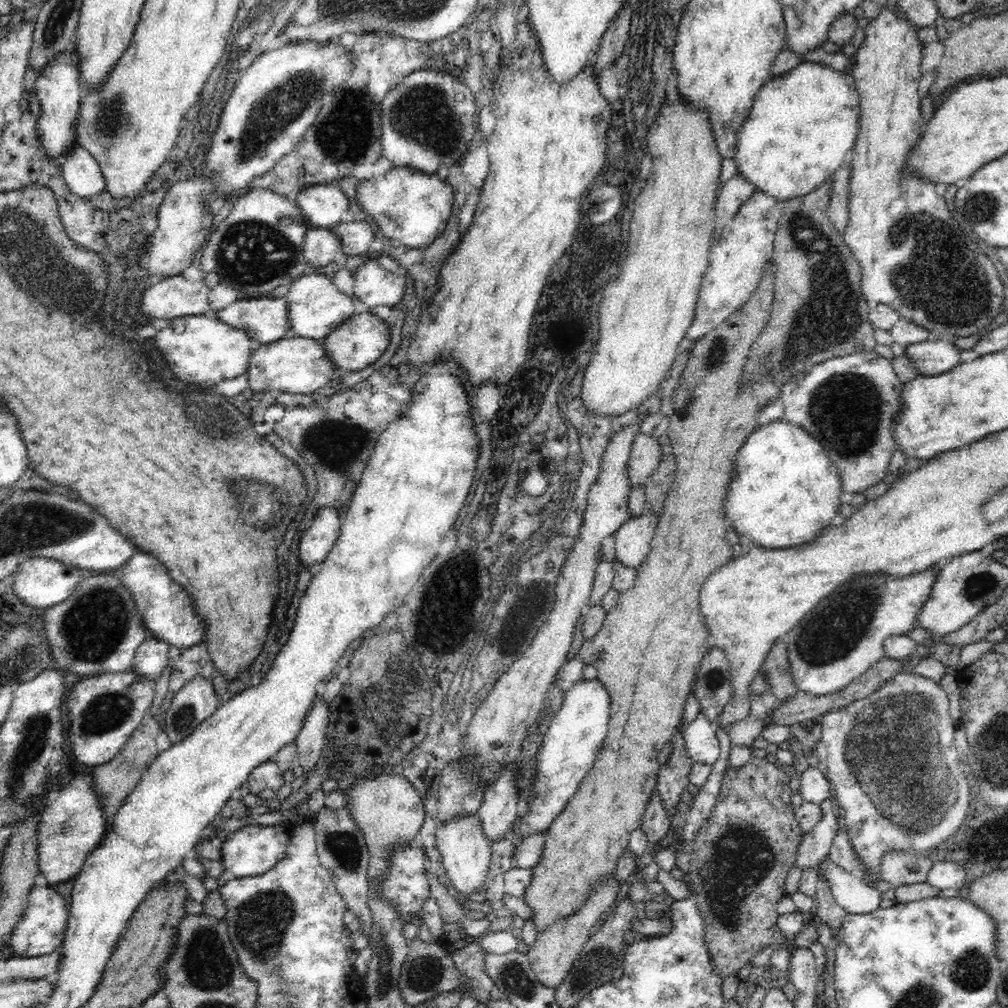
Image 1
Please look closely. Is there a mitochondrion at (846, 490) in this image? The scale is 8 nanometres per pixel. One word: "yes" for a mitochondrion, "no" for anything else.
no

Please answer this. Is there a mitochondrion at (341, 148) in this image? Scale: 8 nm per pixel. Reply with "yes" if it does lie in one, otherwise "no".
yes

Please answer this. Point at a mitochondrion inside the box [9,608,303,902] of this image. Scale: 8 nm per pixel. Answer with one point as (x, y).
(110, 710)

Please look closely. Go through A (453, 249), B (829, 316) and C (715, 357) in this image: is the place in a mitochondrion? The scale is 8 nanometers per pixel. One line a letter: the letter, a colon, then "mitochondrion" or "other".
A: other
B: mitochondrion
C: mitochondrion

